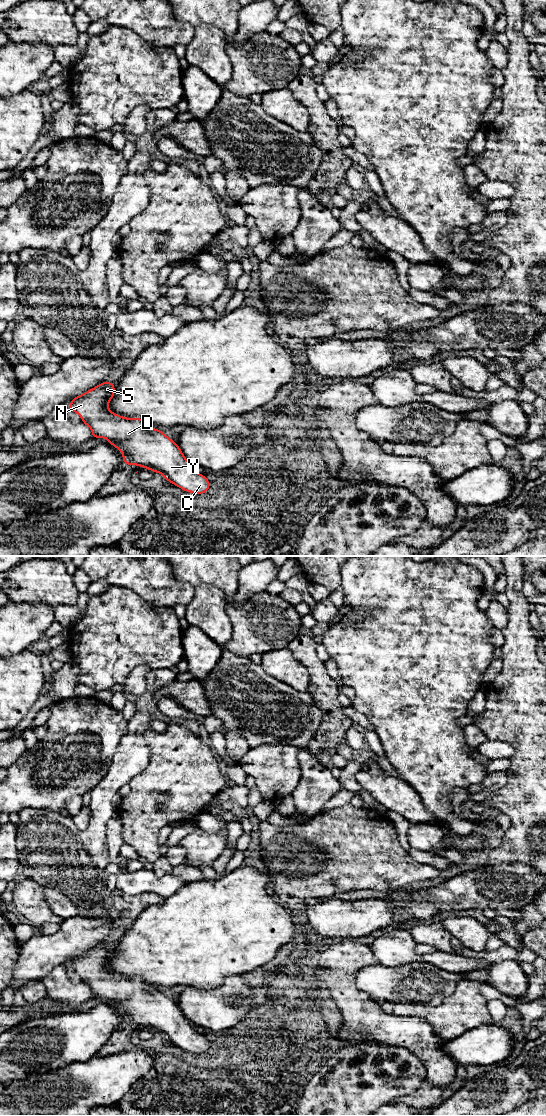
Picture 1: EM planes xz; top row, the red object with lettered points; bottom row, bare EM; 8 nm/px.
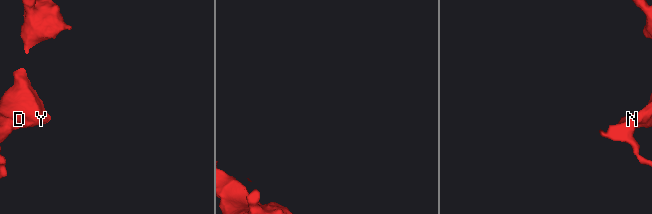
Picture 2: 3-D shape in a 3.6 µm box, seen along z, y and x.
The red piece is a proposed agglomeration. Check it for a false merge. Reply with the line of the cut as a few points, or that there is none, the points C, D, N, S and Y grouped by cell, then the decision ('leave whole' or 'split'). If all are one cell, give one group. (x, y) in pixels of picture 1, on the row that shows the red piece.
no cut | C D N S Y | leave whole

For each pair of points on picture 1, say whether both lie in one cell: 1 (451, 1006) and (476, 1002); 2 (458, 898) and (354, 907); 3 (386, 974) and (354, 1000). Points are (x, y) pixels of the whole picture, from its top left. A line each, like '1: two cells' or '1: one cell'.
1: one cell
2: one cell
3: two cells

